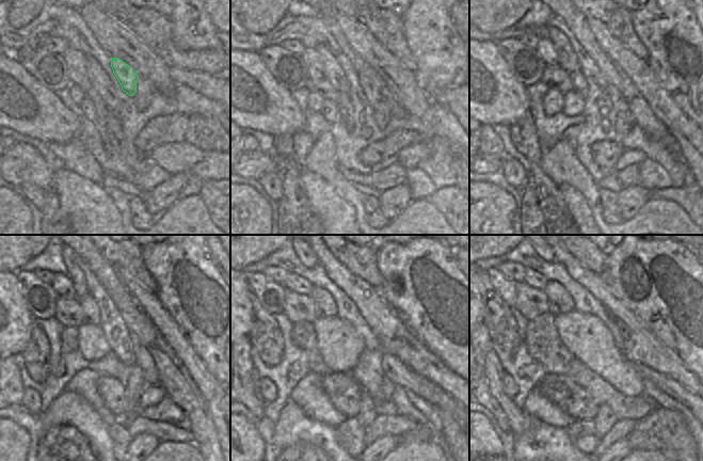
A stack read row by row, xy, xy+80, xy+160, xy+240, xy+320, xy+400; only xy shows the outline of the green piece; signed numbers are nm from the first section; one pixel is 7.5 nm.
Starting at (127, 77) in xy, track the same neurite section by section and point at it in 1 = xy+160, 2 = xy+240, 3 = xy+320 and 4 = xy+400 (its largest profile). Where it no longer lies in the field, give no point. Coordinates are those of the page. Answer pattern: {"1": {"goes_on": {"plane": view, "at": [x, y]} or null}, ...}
{"1": {"goes_on": {"plane": "xy+160", "at": [619, 104]}}, "2": {"goes_on": {"plane": "xy+240", "at": [144, 360]}}, "3": {"goes_on": {"plane": "xy+320", "at": [394, 370]}}, "4": {"goes_on": {"plane": "xy+400", "at": [666, 384]}}}

